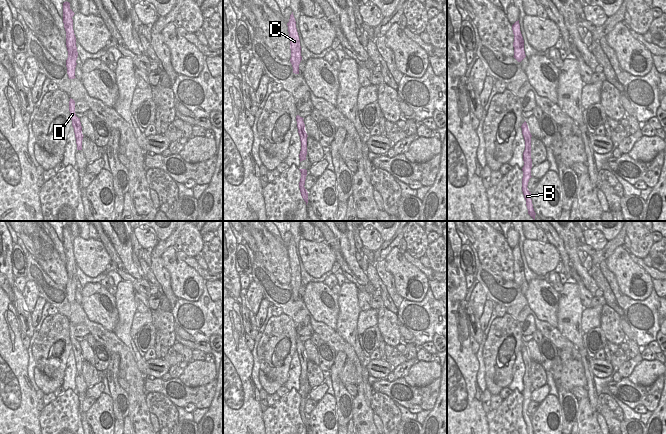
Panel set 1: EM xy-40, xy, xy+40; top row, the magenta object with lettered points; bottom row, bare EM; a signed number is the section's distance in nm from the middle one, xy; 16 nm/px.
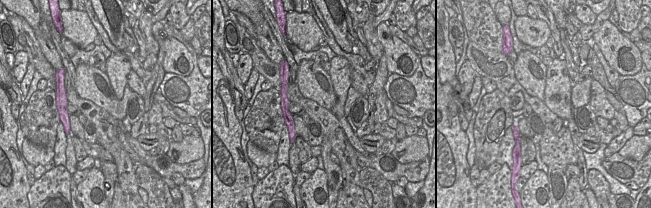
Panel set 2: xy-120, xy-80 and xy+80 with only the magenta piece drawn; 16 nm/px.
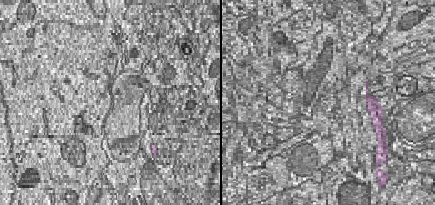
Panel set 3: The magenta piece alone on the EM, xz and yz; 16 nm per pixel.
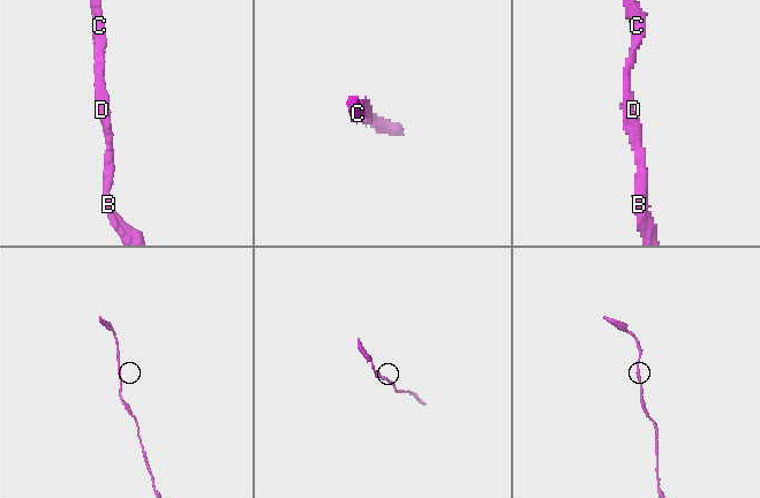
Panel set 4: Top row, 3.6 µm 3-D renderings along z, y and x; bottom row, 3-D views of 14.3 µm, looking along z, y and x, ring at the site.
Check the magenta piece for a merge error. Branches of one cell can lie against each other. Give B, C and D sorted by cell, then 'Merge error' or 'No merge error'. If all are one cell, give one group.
Groups: B C D. No merge error

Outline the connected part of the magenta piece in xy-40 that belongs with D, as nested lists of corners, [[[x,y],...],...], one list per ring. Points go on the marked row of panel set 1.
[[[71,98],[69,101],[69,111],[72,120],[72,126],[74,128],[77,150],[82,150],[82,140],[84,137],[82,134],[82,126],[81,126],[80,118],[78,118],[75,114],[75,101]]]

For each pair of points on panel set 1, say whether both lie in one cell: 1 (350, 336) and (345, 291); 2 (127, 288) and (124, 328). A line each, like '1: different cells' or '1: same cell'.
1: same cell
2: same cell

